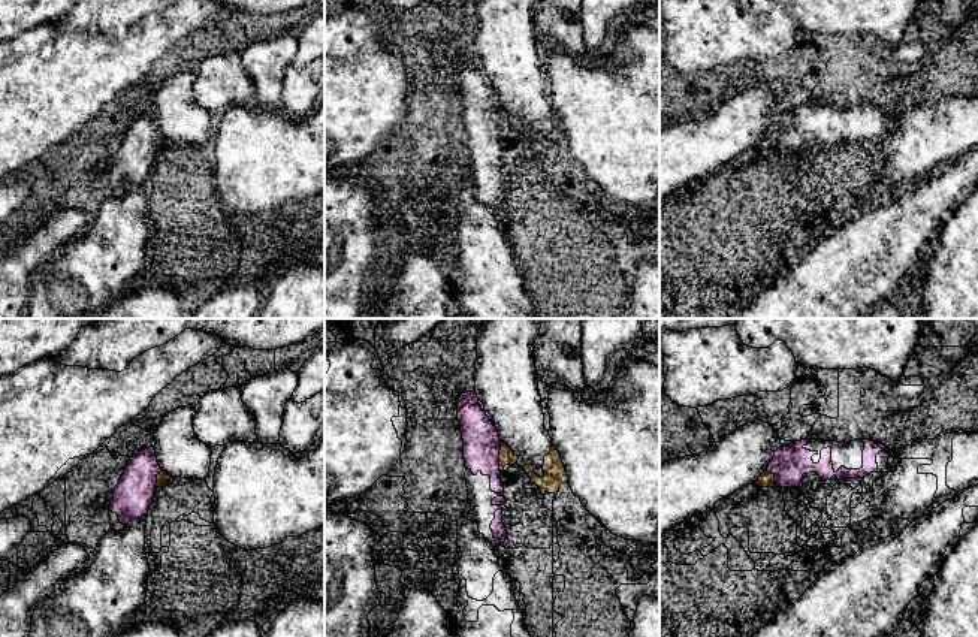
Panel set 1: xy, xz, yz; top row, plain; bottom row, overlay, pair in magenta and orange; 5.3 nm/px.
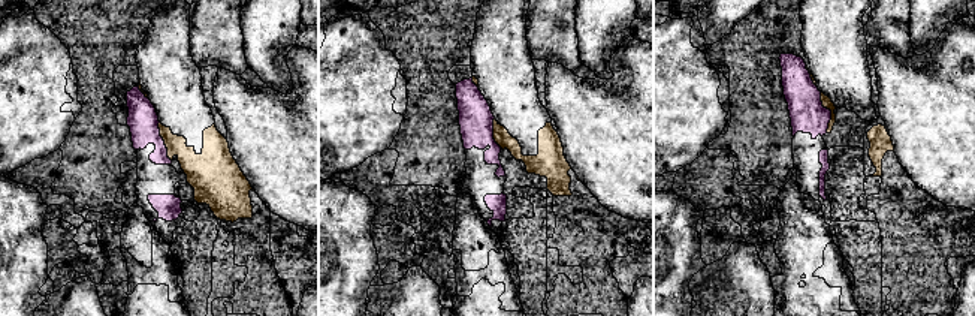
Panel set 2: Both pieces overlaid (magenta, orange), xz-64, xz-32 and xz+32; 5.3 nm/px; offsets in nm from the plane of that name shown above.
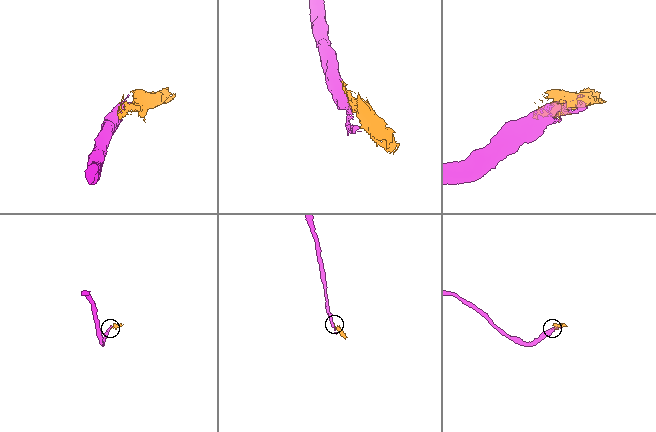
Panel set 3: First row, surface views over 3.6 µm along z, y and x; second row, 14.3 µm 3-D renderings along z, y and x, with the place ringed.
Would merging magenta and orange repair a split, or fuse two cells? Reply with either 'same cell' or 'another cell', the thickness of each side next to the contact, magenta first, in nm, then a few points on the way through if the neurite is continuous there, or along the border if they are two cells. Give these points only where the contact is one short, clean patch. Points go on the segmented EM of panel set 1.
another cell; calibres 200 and 80 nm

